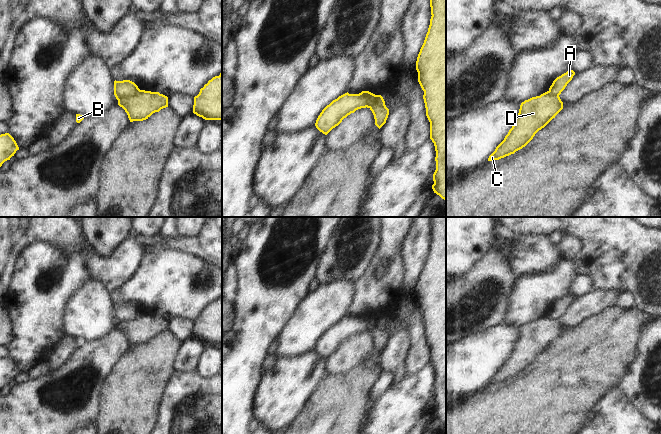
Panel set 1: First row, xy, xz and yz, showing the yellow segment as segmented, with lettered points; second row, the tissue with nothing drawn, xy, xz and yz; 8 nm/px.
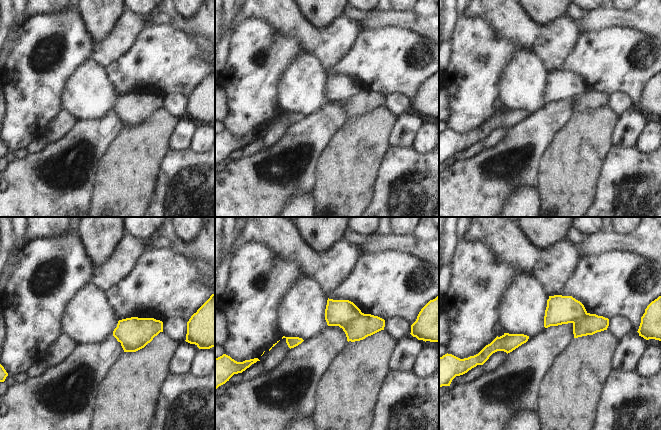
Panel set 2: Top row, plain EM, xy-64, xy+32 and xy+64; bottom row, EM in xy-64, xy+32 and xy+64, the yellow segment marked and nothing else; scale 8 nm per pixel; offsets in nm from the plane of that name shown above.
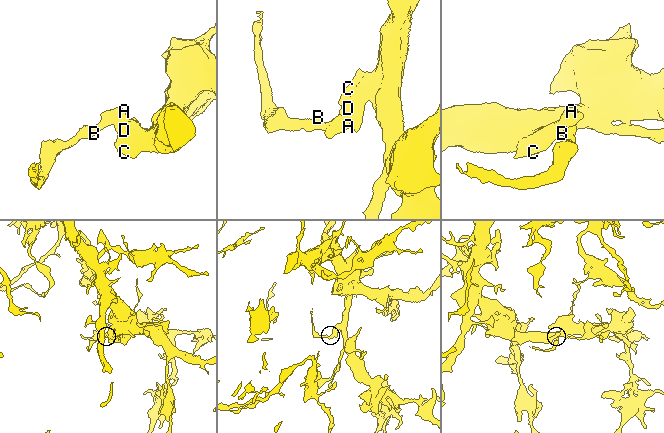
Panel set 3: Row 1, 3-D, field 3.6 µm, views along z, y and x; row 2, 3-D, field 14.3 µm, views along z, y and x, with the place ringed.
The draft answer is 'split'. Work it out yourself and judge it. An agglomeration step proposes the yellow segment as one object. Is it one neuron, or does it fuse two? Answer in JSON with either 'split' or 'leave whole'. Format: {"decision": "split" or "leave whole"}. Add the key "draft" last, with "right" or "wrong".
{"decision": "split", "draft": "right"}

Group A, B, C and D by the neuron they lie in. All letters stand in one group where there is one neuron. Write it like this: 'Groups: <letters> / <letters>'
Groups: A B / C D.

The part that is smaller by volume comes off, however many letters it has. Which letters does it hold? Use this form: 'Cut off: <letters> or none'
Cut off: A, B

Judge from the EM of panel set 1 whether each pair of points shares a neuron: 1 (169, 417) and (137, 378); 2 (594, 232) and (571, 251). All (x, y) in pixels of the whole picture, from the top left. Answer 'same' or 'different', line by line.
1: different
2: different

